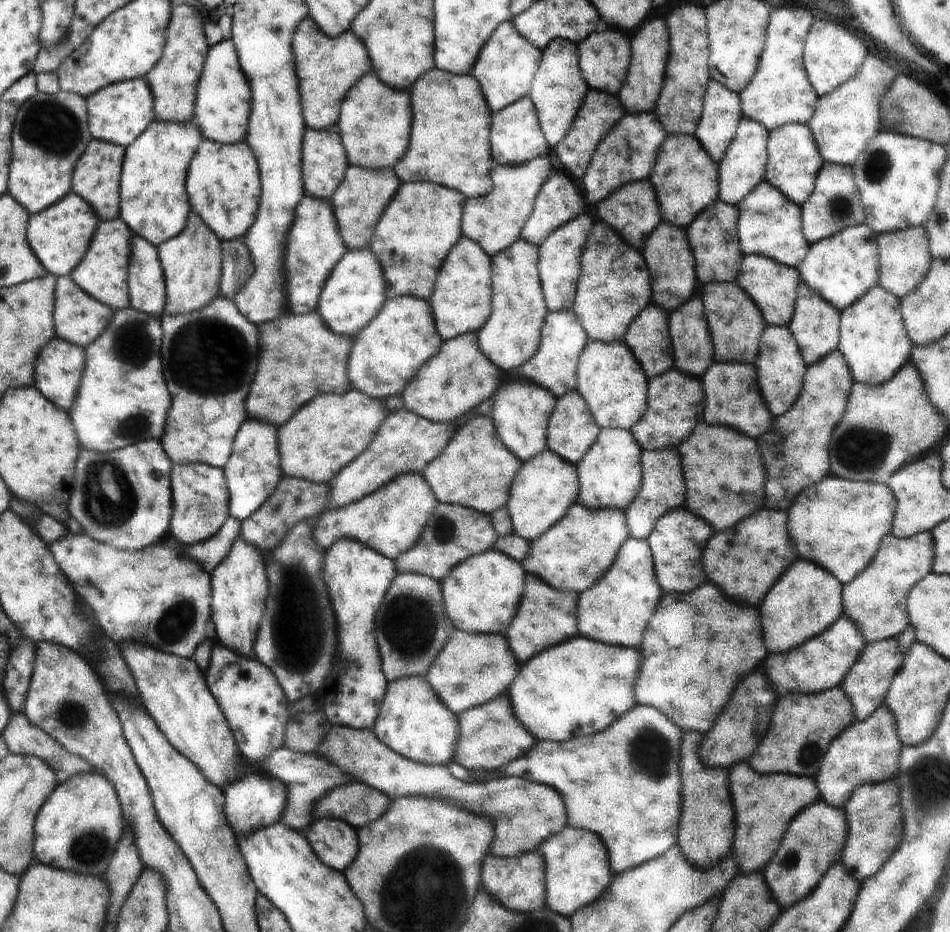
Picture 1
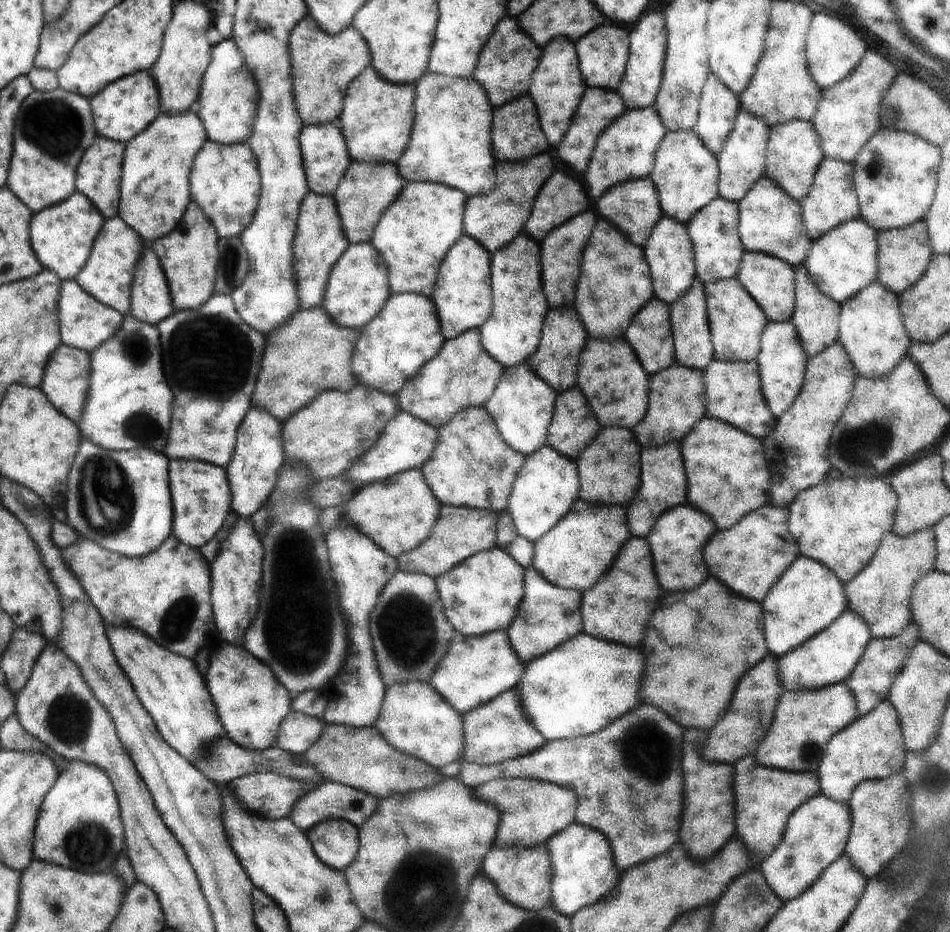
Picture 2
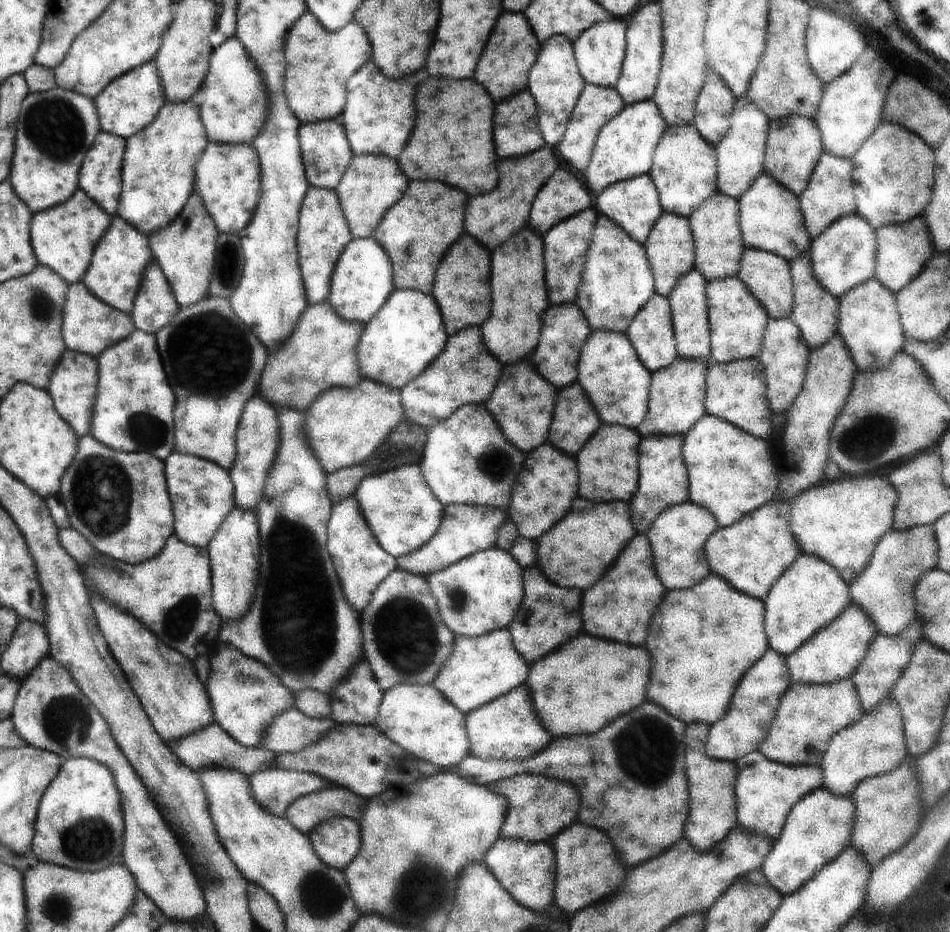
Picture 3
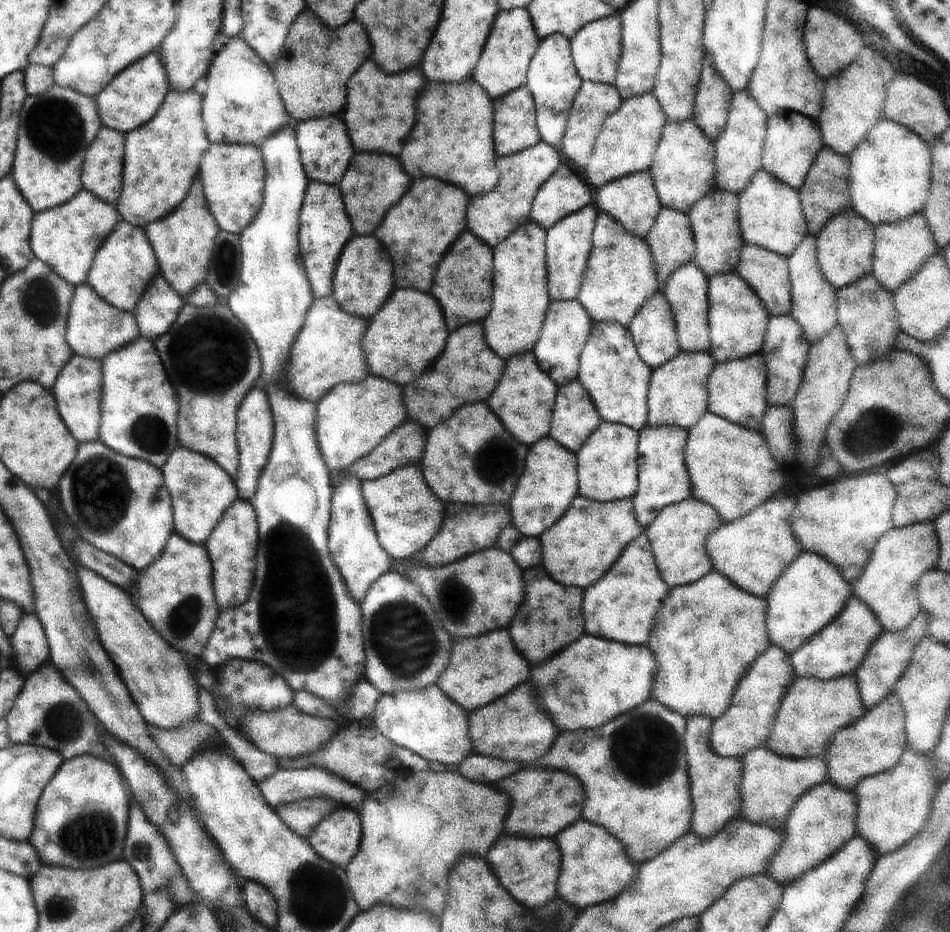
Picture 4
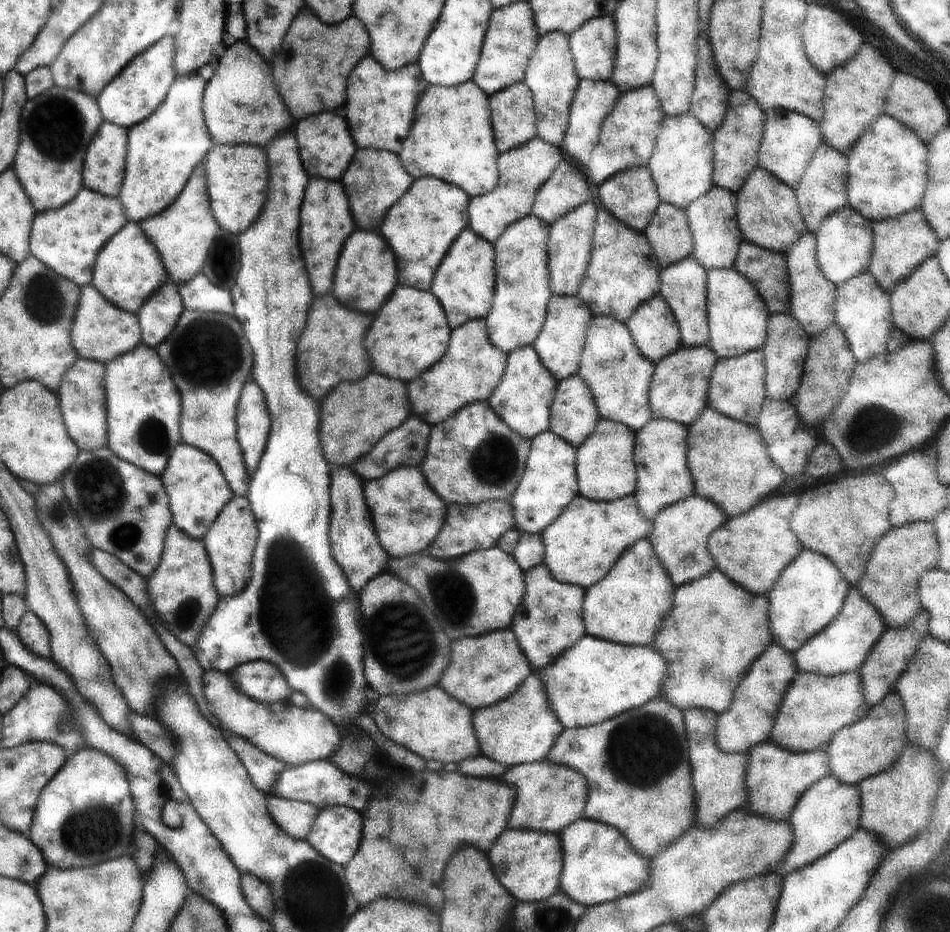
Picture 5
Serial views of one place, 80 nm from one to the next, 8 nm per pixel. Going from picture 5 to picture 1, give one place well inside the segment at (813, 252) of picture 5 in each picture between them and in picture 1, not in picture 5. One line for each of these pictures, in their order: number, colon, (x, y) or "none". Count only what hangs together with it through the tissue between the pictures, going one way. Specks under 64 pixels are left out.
1: (814, 324)
2: (816, 320)
3: (814, 310)
4: (813, 300)

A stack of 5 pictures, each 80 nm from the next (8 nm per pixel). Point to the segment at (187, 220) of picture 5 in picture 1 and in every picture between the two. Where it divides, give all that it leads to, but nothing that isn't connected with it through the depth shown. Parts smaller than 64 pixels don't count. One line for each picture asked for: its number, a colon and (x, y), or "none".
1: (191, 261)
2: (188, 255)
3: (184, 250)
4: (183, 240)

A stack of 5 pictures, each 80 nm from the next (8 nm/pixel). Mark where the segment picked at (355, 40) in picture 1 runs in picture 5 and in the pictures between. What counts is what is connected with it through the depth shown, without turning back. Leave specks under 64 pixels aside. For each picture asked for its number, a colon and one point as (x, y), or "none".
2: (324, 65)
3: (321, 62)
4: (319, 61)
5: (318, 57)

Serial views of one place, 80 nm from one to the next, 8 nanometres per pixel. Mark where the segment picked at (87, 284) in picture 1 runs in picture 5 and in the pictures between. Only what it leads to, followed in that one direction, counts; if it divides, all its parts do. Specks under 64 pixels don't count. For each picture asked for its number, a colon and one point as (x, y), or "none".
2: (111, 273)
3: (121, 260)
4: (126, 265)
5: (130, 270)

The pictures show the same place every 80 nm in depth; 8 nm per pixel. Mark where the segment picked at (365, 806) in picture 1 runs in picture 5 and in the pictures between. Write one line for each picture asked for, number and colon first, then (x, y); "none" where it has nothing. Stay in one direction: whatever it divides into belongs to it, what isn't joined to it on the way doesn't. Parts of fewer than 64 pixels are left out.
2: (329, 800)
3: (306, 813)
4: (303, 817)
5: (297, 818)

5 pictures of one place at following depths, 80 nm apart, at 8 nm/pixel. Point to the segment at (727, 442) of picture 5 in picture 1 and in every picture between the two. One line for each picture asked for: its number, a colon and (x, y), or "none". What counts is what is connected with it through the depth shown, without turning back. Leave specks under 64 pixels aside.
1: (726, 483)
2: (728, 478)
3: (731, 474)
4: (731, 466)

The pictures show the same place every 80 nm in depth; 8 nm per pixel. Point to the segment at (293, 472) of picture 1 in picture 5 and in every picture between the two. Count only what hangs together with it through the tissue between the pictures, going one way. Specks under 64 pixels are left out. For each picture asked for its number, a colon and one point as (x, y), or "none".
2: (334, 431)
3: (345, 427)
4: (352, 420)
5: (355, 416)

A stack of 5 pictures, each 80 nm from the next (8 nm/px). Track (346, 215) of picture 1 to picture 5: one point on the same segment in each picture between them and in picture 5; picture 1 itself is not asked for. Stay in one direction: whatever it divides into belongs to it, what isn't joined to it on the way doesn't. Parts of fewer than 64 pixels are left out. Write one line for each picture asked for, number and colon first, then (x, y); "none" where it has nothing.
2: (368, 188)
3: (371, 184)
4: (373, 182)
5: (374, 181)

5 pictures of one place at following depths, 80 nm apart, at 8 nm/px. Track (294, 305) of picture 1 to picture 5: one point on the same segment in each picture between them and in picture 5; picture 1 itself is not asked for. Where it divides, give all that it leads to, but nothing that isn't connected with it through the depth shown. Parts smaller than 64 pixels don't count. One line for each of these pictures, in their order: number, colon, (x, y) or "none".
2: (322, 241)
3: (325, 234)
4: (326, 226)
5: (327, 222)

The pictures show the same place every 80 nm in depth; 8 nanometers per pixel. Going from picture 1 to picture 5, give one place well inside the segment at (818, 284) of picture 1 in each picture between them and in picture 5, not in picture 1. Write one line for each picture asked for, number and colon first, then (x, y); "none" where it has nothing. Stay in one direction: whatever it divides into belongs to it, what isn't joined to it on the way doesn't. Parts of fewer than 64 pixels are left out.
2: (842, 263)
3: (844, 254)
4: (845, 246)
5: (844, 242)

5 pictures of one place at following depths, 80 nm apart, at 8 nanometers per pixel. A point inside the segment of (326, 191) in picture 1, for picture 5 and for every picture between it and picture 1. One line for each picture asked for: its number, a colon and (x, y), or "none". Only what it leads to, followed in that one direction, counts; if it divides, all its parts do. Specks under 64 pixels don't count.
2: (326, 154)
3: (325, 147)
4: (326, 149)
5: (326, 144)

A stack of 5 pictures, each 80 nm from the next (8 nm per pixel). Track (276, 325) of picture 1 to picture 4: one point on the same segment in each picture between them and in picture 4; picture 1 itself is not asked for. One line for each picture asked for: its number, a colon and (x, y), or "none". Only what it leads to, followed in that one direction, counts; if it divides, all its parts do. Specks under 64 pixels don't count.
2: (313, 354)
3: (322, 353)
4: (329, 353)

